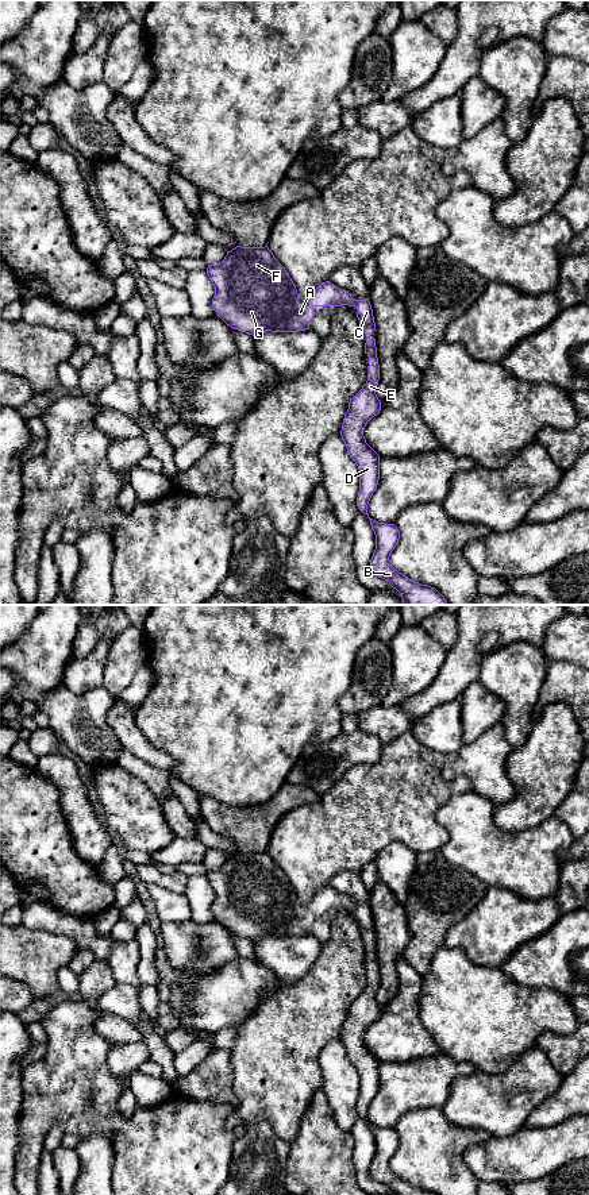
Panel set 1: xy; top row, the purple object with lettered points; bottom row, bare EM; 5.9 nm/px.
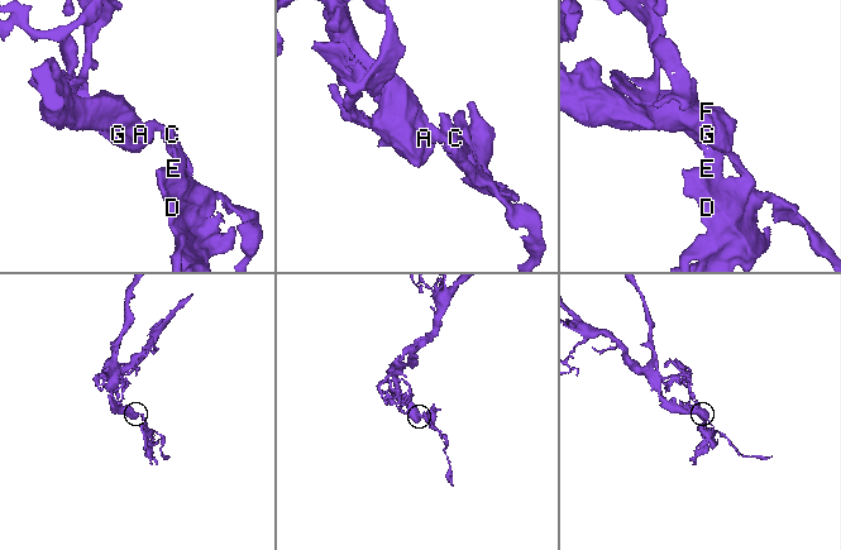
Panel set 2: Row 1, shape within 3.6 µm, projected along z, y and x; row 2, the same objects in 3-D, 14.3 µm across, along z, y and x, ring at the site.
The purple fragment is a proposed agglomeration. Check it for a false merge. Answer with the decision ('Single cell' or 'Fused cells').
Single cell

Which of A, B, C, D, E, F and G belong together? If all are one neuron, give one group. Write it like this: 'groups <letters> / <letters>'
groups A B C D E F G

